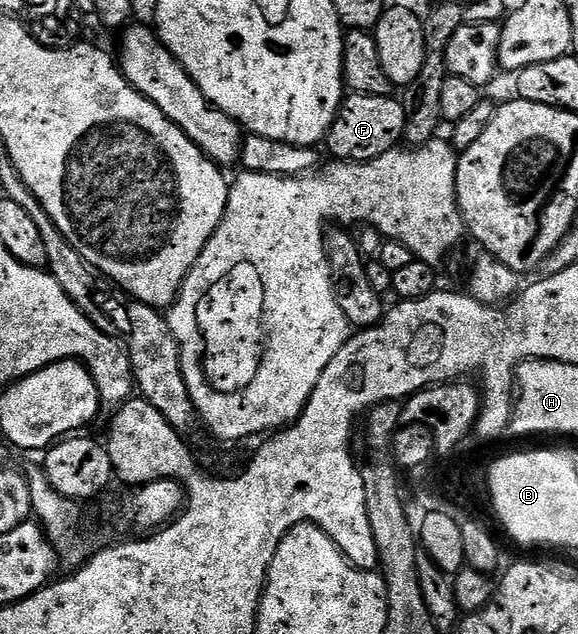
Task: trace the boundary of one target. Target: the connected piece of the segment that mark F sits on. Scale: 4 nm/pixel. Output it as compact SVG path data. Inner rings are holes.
M356 92L348 95L335 119L331 133L327 135L325 148L332 152L339 162L372 160L389 150L400 147L407 125L407 108L395 101L394 95L370 96Z

